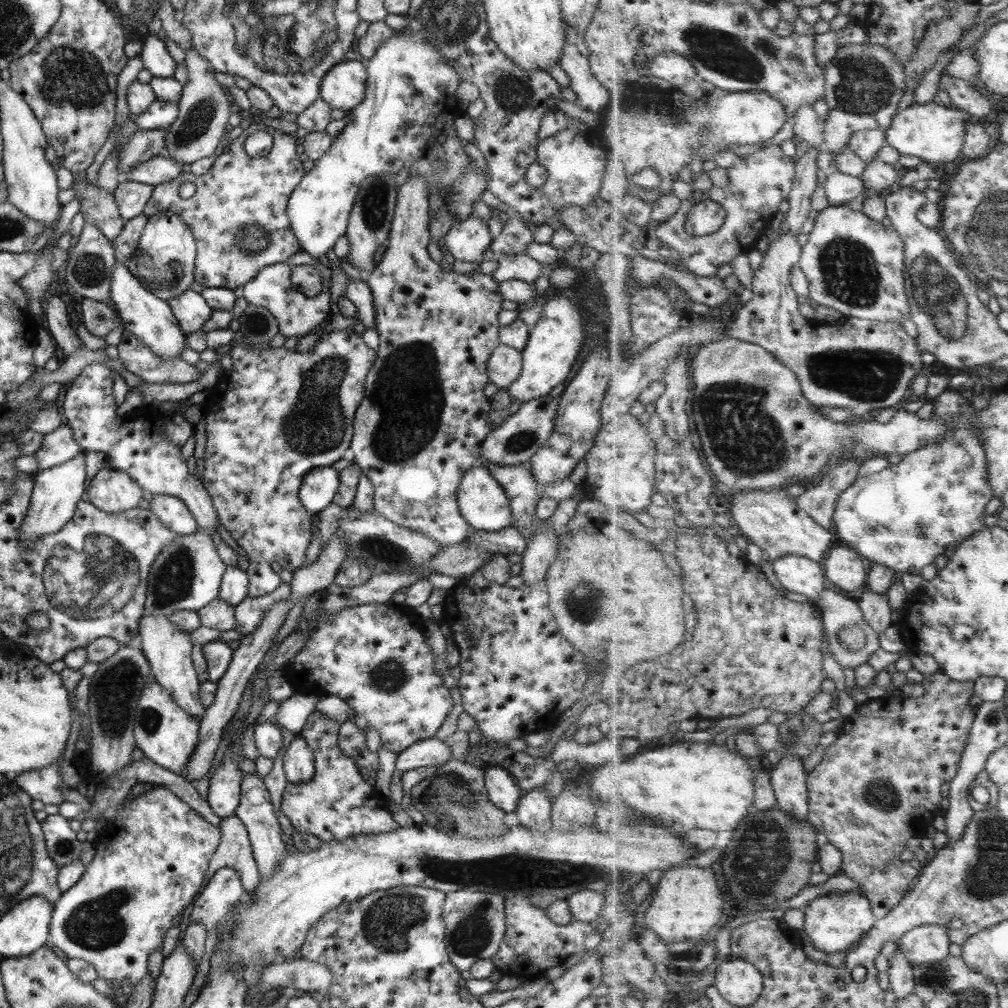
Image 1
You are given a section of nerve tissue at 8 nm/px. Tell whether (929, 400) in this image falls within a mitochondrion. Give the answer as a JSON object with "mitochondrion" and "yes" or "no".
{"mitochondrion":"no"}

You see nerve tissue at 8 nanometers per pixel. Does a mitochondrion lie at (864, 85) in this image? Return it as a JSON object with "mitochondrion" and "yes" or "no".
{"mitochondrion":"yes"}

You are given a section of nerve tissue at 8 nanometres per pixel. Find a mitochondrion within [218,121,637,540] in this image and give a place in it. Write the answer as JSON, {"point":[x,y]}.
{"point":[410,360]}

